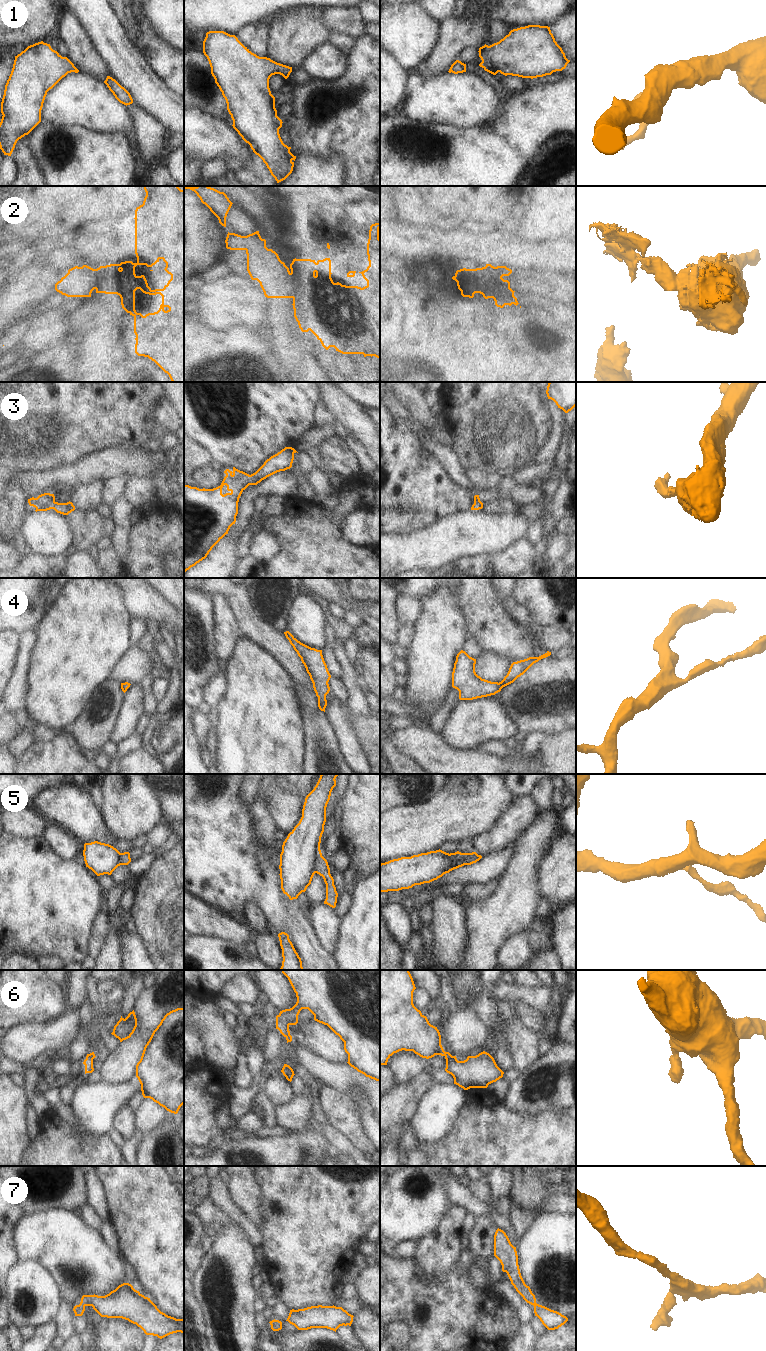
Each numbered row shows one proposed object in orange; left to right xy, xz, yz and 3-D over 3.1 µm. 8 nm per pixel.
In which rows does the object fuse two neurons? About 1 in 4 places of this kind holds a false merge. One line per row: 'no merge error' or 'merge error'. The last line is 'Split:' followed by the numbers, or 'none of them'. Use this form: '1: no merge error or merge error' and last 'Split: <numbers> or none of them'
1: no merge error
2: merge error
3: no merge error
4: no merge error
5: merge error
6: no merge error
7: no merge error
Split: 2, 5

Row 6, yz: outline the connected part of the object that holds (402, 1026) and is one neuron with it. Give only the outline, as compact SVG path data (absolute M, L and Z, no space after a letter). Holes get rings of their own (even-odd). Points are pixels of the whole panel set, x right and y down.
M380 970L380 1065L387 1065L388 1059L399 1051L413 1051L422 1058L432 1058L435 1055L446 1059L445 1071L454 1078L454 1084L468 1090L470 1088L487 1088L489 1084L503 1077L504 1072L497 1066L494 1058L483 1051L476 1056L468 1056L464 1061L458 1061L456 1056L445 1052L441 1045L441 1035L437 1027L431 1025L426 1016L413 1004L413 992L416 989L409 970Z

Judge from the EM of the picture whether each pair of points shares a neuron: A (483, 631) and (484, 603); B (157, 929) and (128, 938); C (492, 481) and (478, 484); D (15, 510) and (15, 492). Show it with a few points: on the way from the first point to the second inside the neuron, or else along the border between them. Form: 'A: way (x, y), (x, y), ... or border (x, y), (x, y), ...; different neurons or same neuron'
A: way (486, 624), (484, 610); same neuron
B: border (137, 931), (150, 955); different neurons
C: way (489, 481), (481, 481); same neuron
D: way (15, 506), (15, 496); same neuron

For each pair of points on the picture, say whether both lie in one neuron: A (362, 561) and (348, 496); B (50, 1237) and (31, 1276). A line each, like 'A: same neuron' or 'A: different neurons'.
A: same neuron
B: different neurons

